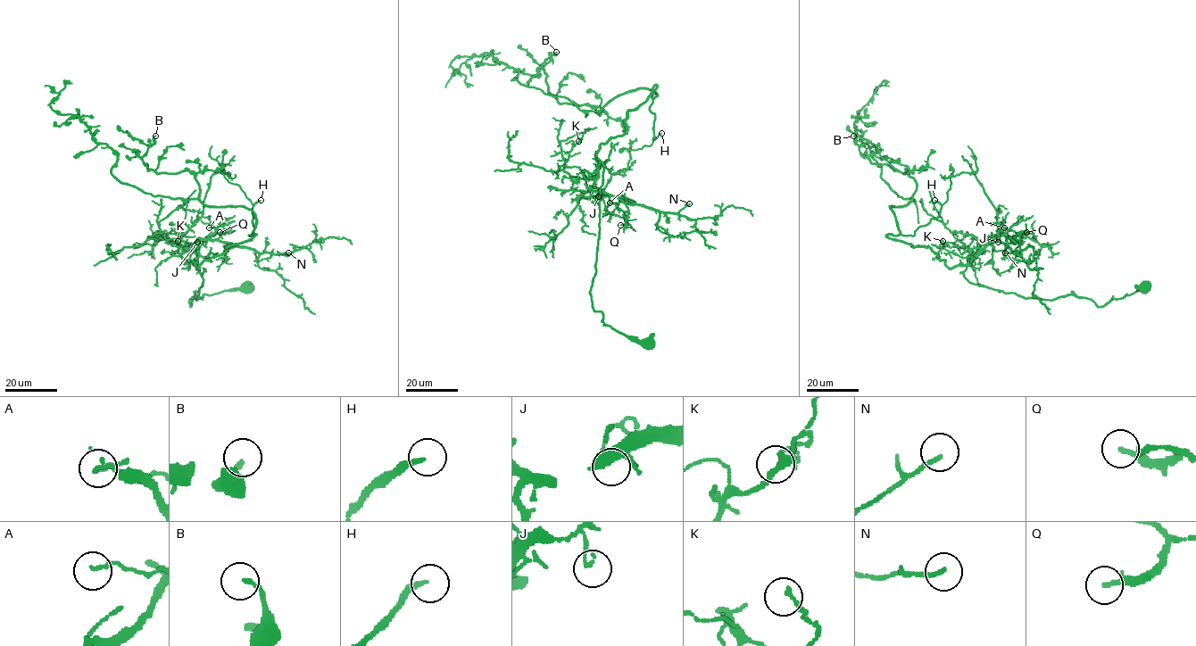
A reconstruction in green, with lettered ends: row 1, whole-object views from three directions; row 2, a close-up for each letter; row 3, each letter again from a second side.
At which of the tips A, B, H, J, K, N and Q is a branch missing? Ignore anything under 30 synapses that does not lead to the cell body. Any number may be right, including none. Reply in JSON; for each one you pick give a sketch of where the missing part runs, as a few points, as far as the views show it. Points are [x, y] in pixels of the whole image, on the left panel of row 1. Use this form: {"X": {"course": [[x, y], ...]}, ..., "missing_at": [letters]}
{"H": {"course": [[261, 200], [267, 193], [269, 179], [255, 173], [257, 168]]}, "missing_at": ["H"]}

